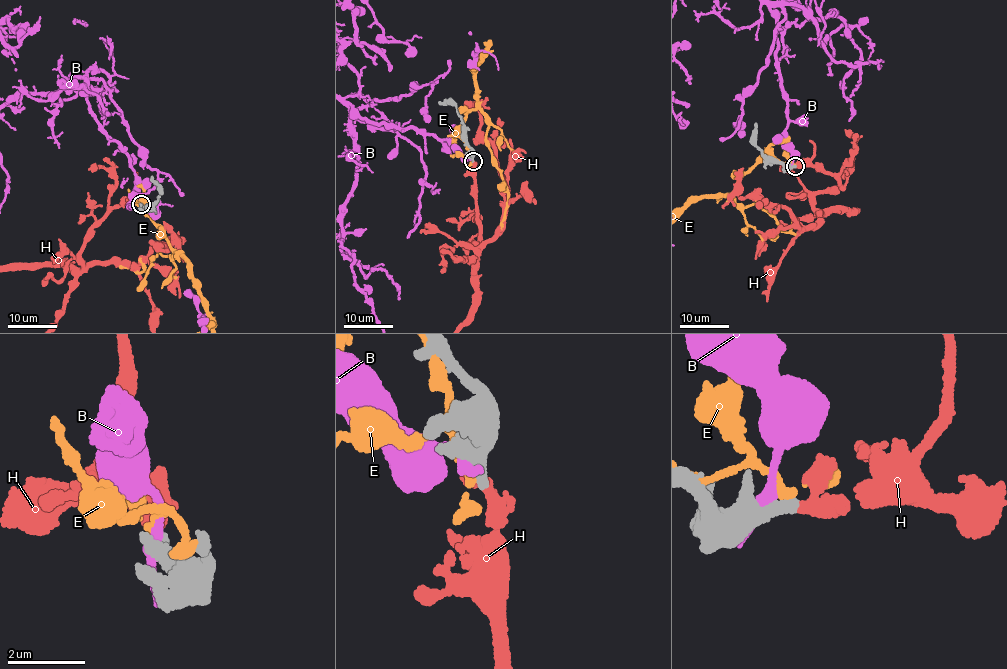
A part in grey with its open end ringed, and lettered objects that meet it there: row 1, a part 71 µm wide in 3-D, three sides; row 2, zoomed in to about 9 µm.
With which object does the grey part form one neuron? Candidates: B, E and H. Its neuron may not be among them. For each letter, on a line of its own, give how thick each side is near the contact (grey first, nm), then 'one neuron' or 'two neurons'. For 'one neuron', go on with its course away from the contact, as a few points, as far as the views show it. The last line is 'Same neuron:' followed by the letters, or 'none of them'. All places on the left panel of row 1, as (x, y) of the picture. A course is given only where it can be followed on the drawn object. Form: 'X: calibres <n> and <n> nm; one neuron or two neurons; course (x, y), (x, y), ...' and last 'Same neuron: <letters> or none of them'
B: calibres 600 and 240 nm; two neurons
E: calibres 380 and 180 nm; two neurons
H: calibres 320 and 240 nm; one neuron
Same neuron: H

